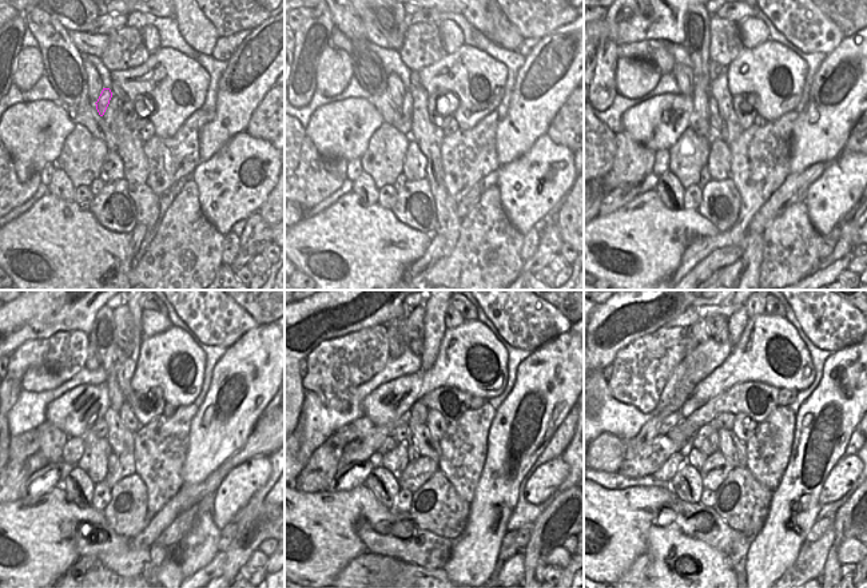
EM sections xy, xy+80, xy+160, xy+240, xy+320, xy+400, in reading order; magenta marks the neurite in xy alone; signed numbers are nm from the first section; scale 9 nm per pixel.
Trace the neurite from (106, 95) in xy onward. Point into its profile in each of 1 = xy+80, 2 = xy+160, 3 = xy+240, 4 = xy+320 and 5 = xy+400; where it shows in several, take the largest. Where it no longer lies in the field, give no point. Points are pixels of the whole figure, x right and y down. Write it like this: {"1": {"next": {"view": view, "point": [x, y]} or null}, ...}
{"1": {"next": {"view": "xy+80", "point": [406, 108]}}, "2": {"next": {"view": "xy+160", "point": [714, 118]}}, "3": {"next": {"view": "xy+240", "point": [126, 413]}}, "4": {"next": {"view": "xy+320", "point": [436, 422]}}, "5": {"next": {"view": "xy+400", "point": [743, 428]}}}

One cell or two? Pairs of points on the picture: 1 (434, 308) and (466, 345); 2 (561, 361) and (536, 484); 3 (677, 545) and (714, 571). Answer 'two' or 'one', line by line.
1: two
2: two
3: one

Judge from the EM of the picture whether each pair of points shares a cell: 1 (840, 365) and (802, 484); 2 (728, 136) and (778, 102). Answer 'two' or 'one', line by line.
1: one
2: two

